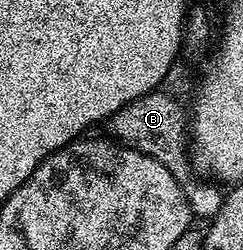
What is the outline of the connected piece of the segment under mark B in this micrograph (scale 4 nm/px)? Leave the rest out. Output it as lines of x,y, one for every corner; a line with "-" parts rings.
157,89
151,91
149,95
138,97
134,101
130,101
118,113
111,115
106,121
107,134
111,136
115,142
124,144
125,147
132,147
136,151
146,153
150,157
154,157
158,161
162,161
162,165
166,165
166,169
170,169
170,173
175,179
181,183
184,188
184,196
188,199
188,204
192,210
193,216
197,220
212,220
219,211
224,201
225,192
219,191
216,187
211,187
208,183
199,183
198,180
192,179
194,174
193,164
190,162
190,127
186,122
186,111
180,108
180,103
172,95
163,95
163,90

